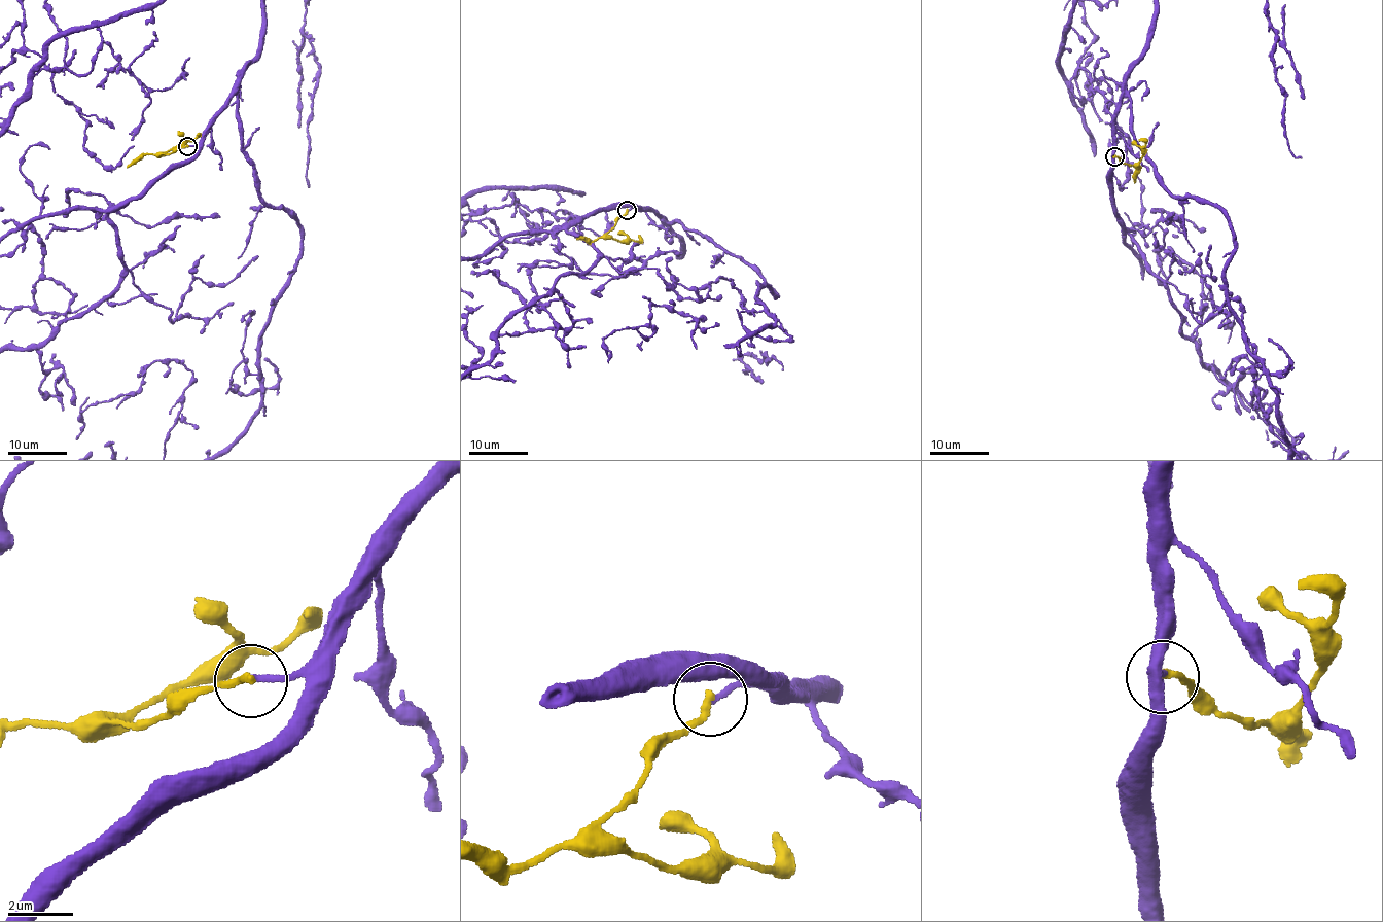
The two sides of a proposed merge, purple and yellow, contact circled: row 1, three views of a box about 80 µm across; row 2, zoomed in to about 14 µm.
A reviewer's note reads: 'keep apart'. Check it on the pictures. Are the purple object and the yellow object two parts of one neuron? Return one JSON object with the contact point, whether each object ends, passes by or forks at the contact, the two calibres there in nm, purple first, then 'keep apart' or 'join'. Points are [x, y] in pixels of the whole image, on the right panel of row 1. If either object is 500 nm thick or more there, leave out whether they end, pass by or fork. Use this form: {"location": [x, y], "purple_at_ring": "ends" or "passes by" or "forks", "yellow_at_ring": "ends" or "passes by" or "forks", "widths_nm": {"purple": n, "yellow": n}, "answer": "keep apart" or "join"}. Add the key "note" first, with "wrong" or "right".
{"note": "wrong", "location": [1114, 156], "purple_at_ring": "ends", "yellow_at_ring": "ends", "widths_nm": {"purple": 190, "yellow": 200}, "answer": "join"}

